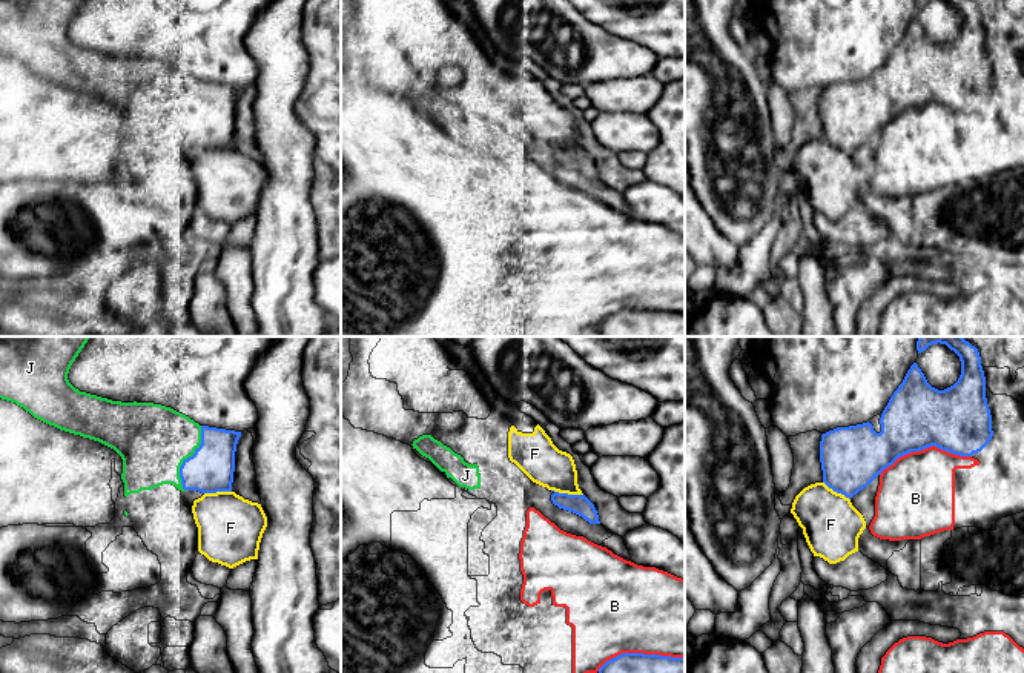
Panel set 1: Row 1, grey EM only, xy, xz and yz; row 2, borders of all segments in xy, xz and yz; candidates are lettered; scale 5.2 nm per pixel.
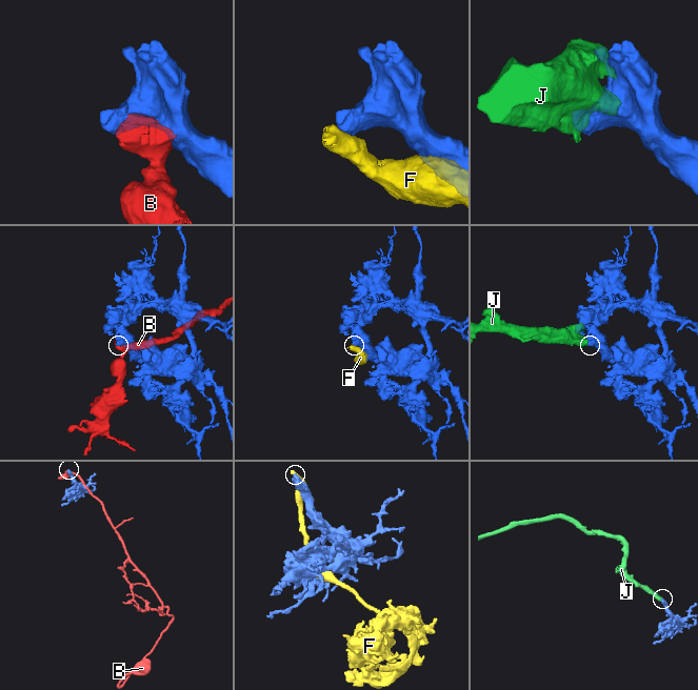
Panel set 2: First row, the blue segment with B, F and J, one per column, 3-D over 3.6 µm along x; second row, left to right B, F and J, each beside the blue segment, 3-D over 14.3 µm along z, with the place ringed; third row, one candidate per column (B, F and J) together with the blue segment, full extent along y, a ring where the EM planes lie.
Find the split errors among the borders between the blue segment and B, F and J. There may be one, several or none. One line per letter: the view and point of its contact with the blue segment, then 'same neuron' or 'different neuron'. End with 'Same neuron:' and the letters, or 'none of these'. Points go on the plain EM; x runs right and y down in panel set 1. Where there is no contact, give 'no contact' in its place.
B: contact yz (924, 103); different neuron
F: contact xz (567, 149); different neuron
J: contact xy (189, 112); same neuron
Same neuron: J

